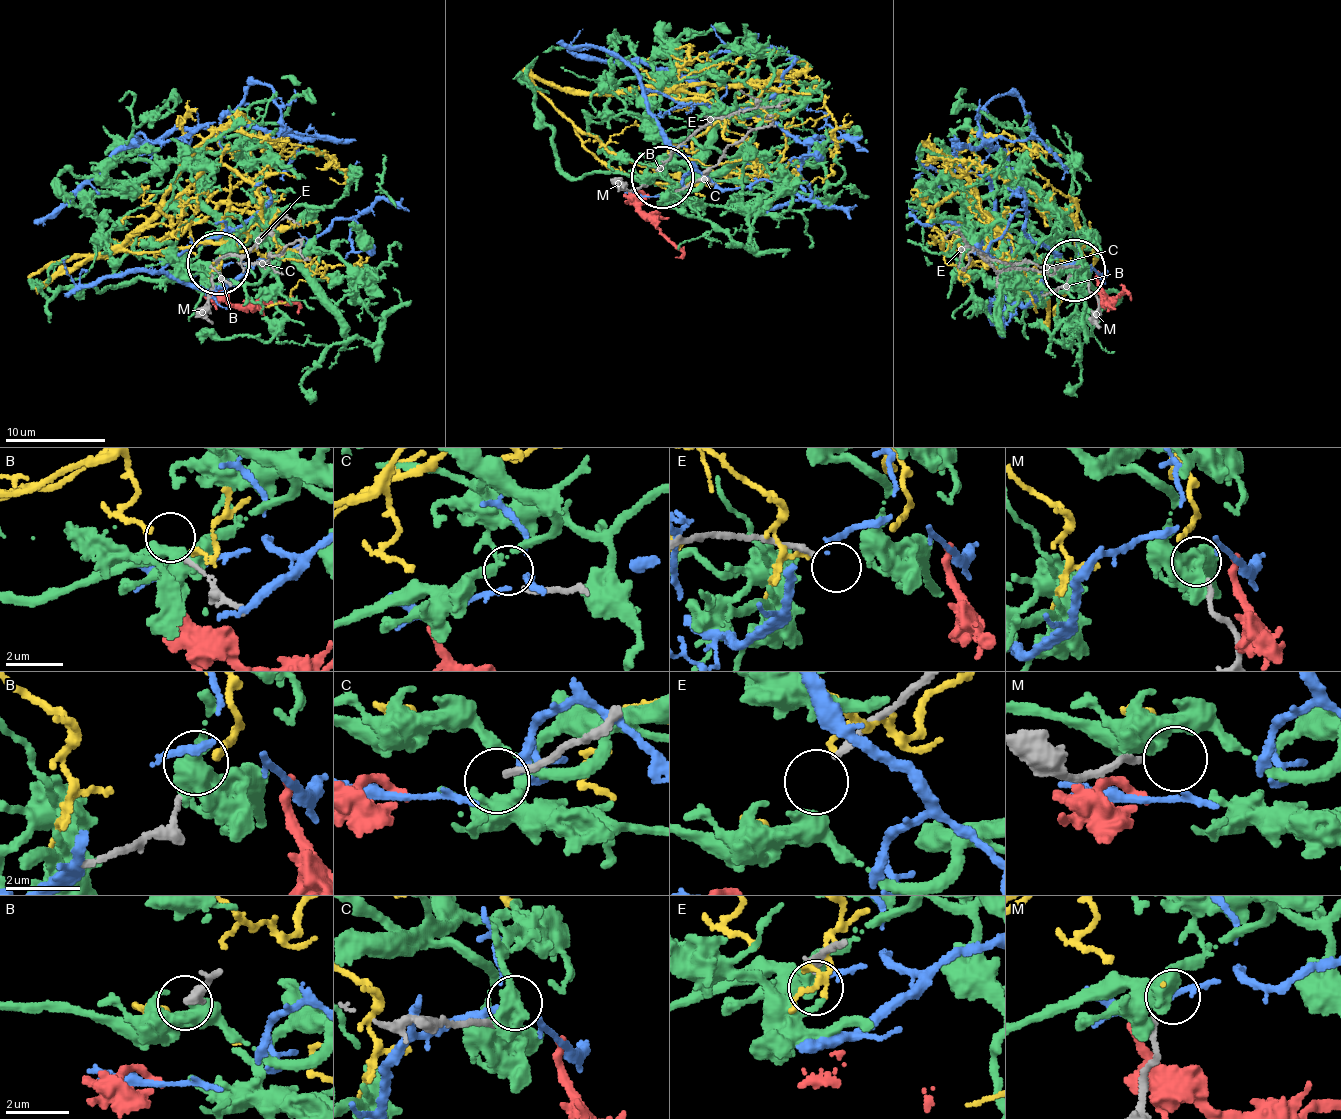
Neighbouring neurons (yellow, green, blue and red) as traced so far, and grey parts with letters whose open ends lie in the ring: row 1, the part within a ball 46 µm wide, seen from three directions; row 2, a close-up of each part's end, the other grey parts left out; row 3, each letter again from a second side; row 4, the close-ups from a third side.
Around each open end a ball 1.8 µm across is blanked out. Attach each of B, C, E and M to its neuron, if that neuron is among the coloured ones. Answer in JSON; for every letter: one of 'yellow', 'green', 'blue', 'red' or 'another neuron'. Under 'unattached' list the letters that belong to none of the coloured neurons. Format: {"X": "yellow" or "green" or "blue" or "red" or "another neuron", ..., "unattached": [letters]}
{"B": "yellow", "C": "another neuron", "E": "another neuron", "M": "green", "unattached": ["C", "E"]}

